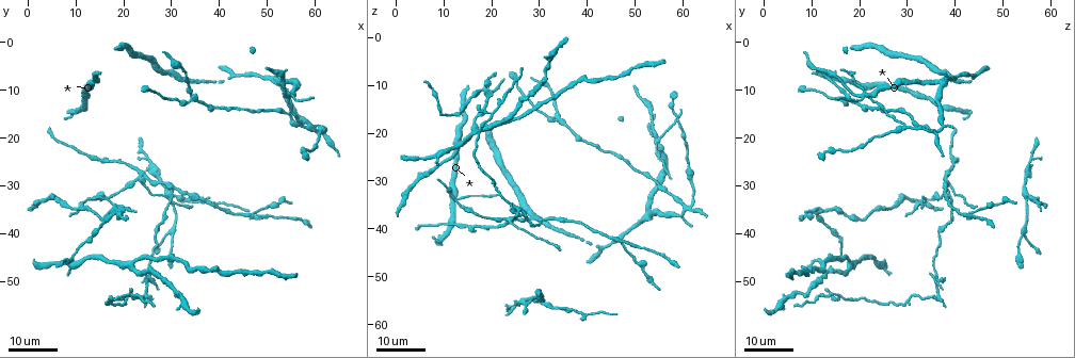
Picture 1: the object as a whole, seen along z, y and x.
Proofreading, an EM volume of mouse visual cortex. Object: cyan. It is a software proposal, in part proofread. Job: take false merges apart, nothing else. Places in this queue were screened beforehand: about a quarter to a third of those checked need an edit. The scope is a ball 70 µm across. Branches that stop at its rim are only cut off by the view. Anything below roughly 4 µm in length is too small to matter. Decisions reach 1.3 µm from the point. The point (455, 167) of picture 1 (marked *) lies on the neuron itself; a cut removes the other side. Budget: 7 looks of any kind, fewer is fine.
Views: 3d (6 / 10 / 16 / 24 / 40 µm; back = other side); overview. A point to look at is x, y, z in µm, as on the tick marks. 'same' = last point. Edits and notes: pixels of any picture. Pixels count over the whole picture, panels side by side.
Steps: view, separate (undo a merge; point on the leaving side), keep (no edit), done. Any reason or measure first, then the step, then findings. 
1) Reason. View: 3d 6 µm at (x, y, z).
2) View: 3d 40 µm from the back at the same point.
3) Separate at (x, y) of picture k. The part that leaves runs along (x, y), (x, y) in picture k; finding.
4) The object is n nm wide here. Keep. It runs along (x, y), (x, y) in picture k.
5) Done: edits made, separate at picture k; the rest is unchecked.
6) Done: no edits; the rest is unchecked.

Branch point. View: 3d 24 µm at (12.5, 32.5, 34.0).

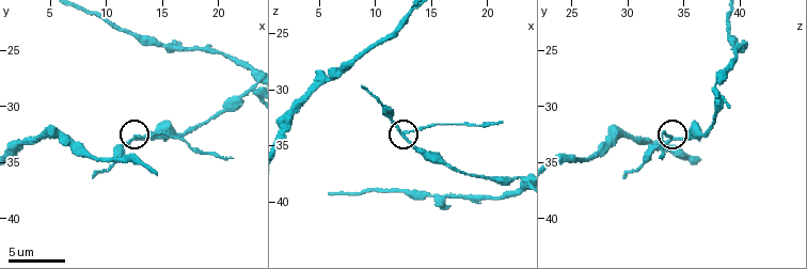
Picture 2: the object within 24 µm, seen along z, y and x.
Closer look. View: 3d 10 µm at (12.6, 32.8, 34.0).

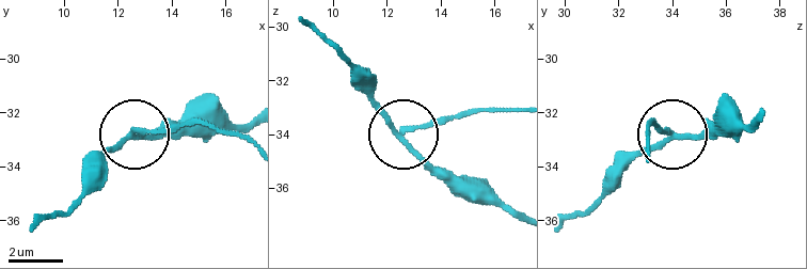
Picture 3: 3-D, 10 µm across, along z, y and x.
Keep. It runs along (250, 120), (137, 133), (206, 126) in picture 3; all the same neuron.

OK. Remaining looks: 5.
View: 3d 16 µm at (29.5, 33.0, 55.0).

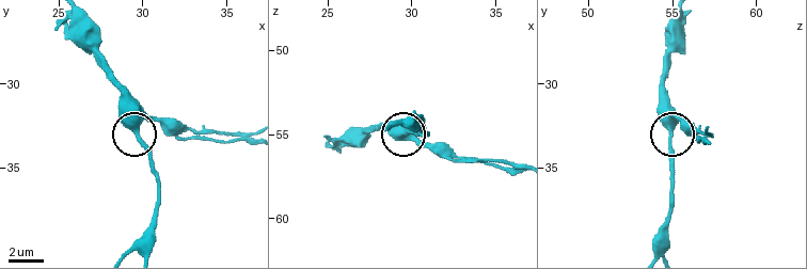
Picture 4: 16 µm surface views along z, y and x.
View: 3d 10 µm at (29.3, 32.5, 54.8).

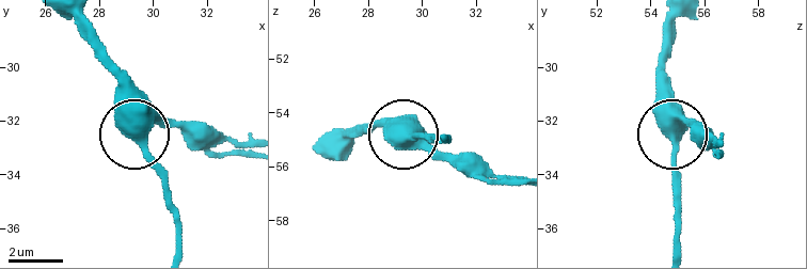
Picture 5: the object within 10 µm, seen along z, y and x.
Keep. One neuron here.

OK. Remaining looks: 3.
View: 3d 24 µm at (21.5, 46.5, 18.0).

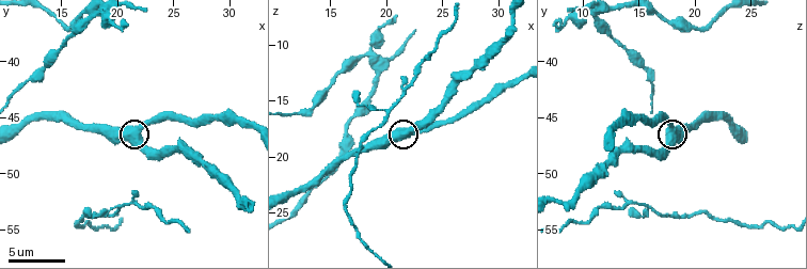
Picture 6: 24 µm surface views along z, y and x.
Zoom in. View: 3d 10 µm at (21.8, 46.0, 18.0).

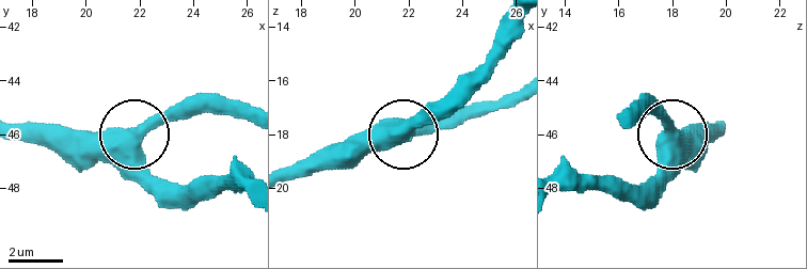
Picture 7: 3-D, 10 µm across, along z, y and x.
View: 3d 10 µm from the back at (21.7, 45.9, 18.1).

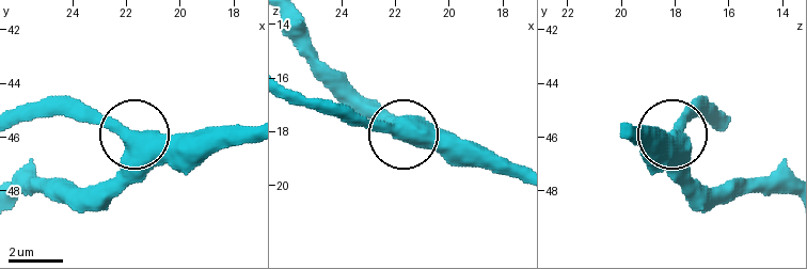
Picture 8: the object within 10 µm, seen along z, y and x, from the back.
Keep. All the same neuron.

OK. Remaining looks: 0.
Done: no edits; the rest is unchecked.

